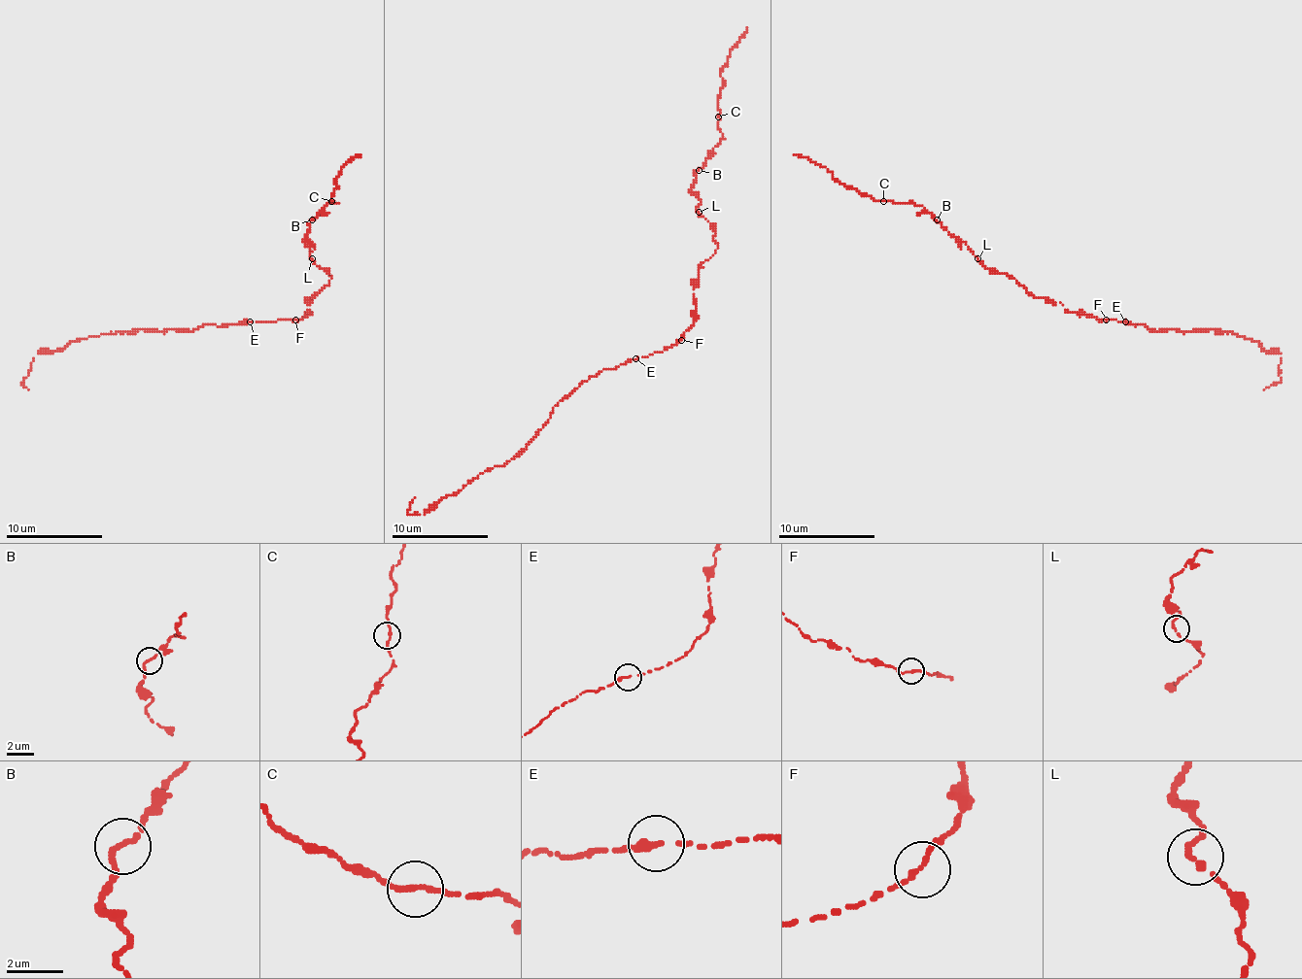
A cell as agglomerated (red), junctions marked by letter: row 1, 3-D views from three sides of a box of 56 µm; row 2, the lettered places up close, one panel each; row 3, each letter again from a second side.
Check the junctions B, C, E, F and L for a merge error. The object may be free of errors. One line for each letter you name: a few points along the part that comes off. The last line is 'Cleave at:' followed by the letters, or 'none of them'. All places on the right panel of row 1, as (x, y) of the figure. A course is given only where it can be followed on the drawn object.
Cleave at: none of them

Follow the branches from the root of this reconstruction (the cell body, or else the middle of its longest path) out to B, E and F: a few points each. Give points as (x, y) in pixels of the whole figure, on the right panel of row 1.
B: (1094, 317), (1070, 312), (1060, 302), (1034, 297), (1014, 278), (1005, 273), (992, 273), (963, 242), (937, 219)
E: (1094, 317), (1125, 321)
F: (1094, 317), (1106, 320)

